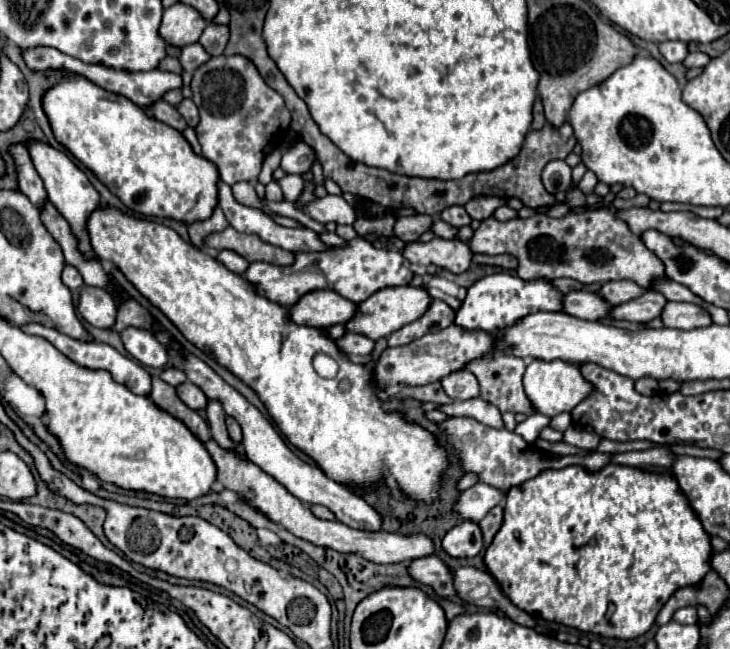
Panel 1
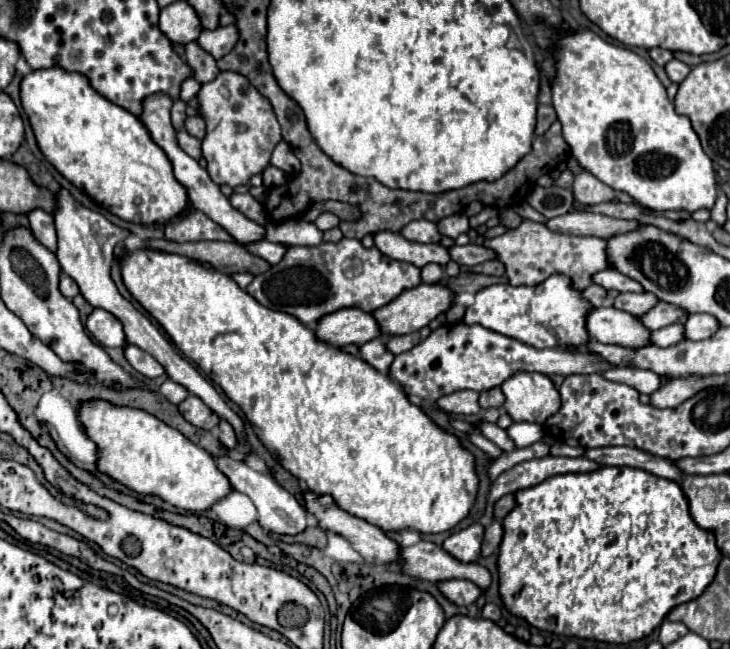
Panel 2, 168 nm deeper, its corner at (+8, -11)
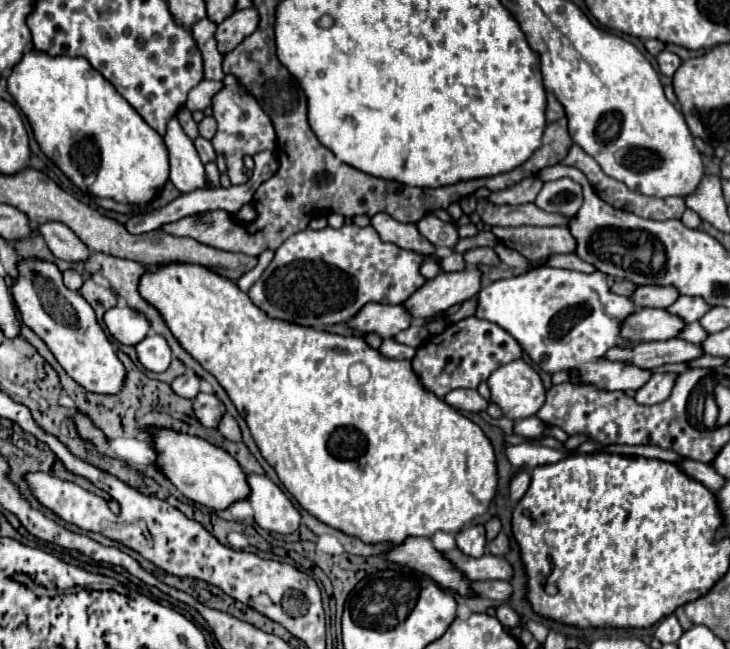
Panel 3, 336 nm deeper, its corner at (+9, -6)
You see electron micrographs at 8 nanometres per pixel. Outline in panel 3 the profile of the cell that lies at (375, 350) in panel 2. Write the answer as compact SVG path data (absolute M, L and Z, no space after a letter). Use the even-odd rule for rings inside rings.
M384 339L378 351L382 357L388 357L388 359L412 359L412 355L414 355L412 347L404 347L404 345L396 343L394 339Z

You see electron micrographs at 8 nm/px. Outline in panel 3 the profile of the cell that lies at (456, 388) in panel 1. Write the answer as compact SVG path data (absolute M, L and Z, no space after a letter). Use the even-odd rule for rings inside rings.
M456 389L456 391L450 391L444 401L454 407L454 409L460 409L460 411L472 411L472 413L478 413L478 411L484 411L488 407L488 403L480 397L480 393L476 389Z

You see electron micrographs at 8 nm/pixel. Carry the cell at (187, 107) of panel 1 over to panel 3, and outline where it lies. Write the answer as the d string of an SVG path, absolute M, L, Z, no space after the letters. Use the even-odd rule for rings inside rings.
M204 117L200 123L198 123L198 131L204 139L212 139L214 133L216 133L216 121L214 117Z

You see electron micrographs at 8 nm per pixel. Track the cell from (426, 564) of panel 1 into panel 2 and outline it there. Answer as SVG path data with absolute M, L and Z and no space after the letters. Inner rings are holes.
M447 580L447 582L439 582L437 586L457 606L473 604L479 596L485 594L483 588L479 588L477 584L473 584L469 580Z

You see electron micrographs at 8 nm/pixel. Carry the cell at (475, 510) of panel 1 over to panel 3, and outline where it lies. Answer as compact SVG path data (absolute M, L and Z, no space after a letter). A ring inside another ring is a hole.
M524 471L524 473L516 475L512 479L512 483L510 483L510 499L512 501L518 501L526 493L528 485L530 485L530 471Z

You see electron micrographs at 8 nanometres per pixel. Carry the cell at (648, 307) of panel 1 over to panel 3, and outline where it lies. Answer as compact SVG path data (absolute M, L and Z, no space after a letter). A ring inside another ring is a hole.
M680 295L666 311L668 311L670 315L680 317L684 323L690 323L690 321L698 321L700 315L704 315L704 311L708 311L708 309L710 309L710 307L704 303L704 299Z

